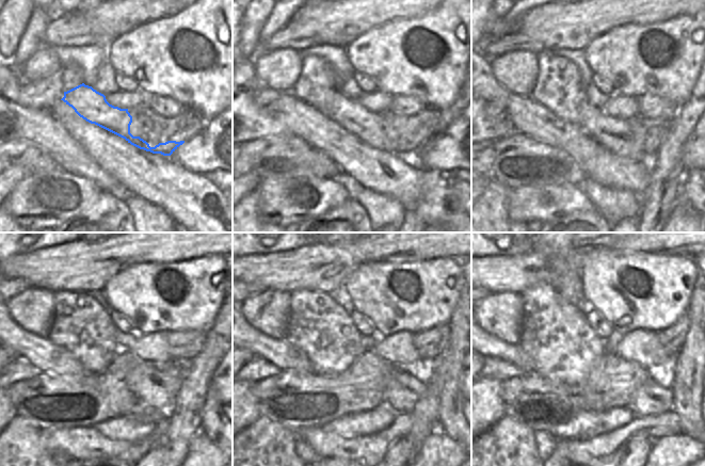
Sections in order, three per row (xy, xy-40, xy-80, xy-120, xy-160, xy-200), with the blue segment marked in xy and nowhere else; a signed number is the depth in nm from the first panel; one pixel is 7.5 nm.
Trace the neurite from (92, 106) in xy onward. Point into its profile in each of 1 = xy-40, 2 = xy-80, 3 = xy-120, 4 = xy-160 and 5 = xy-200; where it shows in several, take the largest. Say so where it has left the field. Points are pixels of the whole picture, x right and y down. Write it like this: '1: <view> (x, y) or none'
1: xy-40 (369, 127)
2: xy-80 (615, 134)
3: xy-120 (151, 386)
4: xy-160 (402, 392)
5: xy-200 (652, 399)

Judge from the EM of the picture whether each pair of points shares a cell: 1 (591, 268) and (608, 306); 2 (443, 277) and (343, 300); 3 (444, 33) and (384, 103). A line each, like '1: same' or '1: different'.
1: same
2: different
3: different

